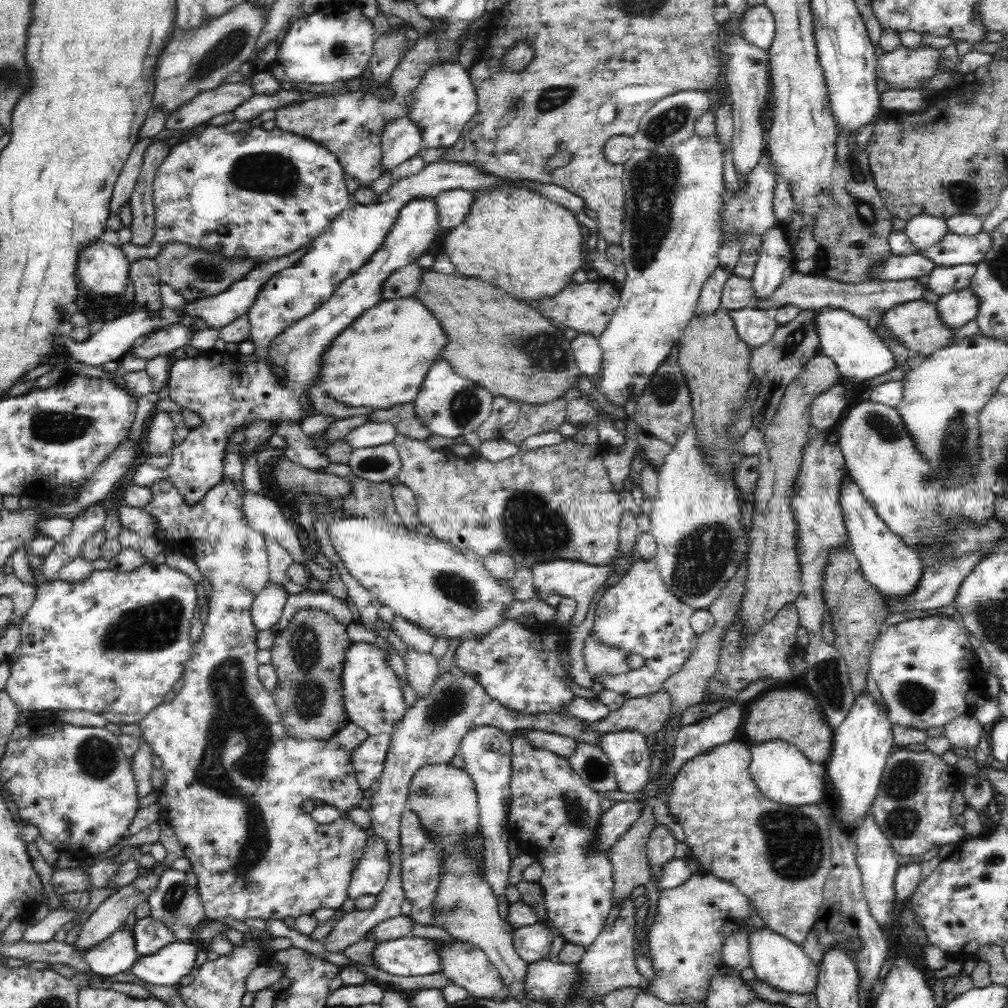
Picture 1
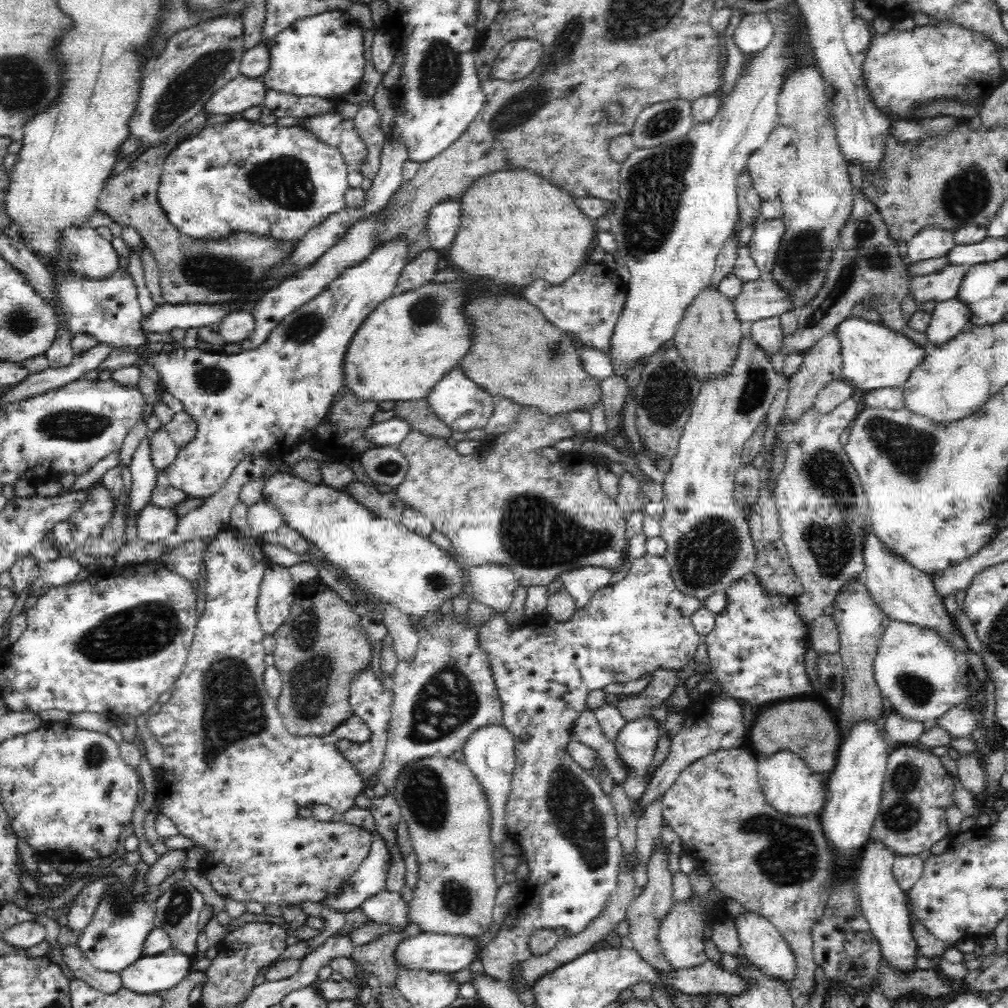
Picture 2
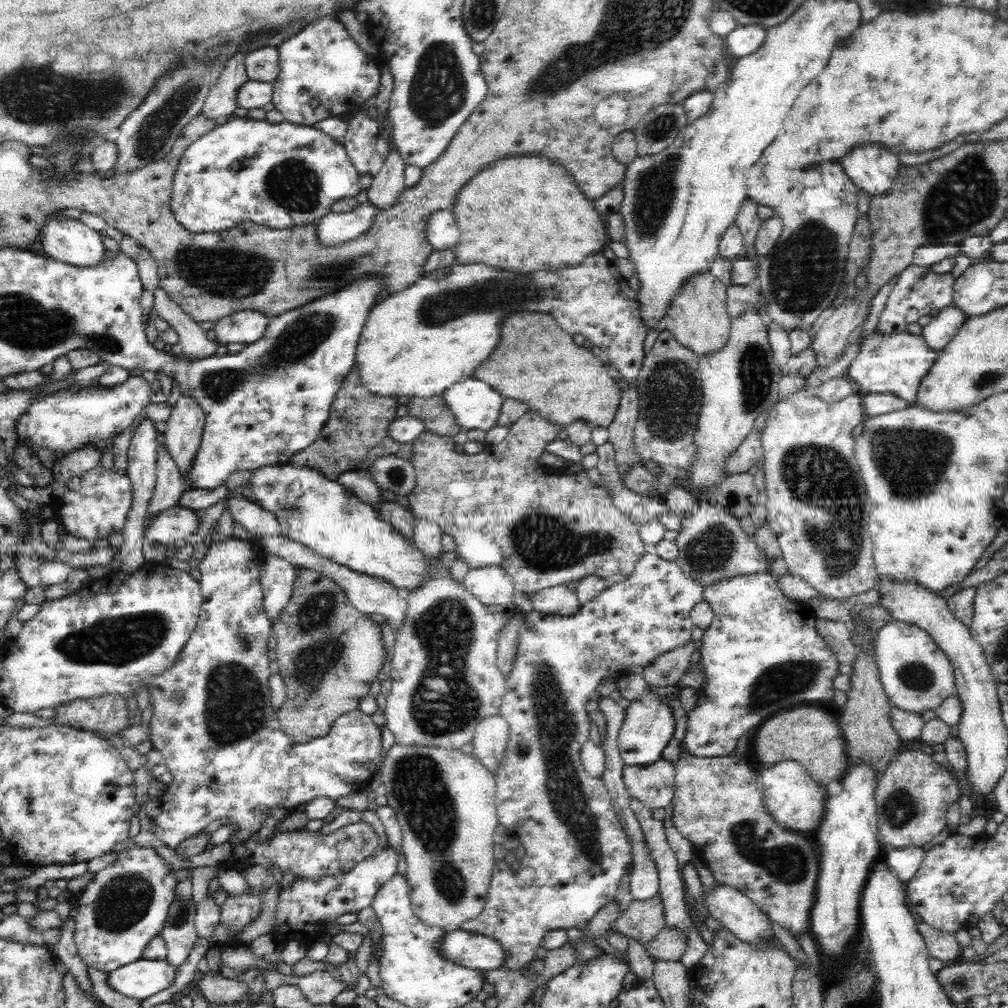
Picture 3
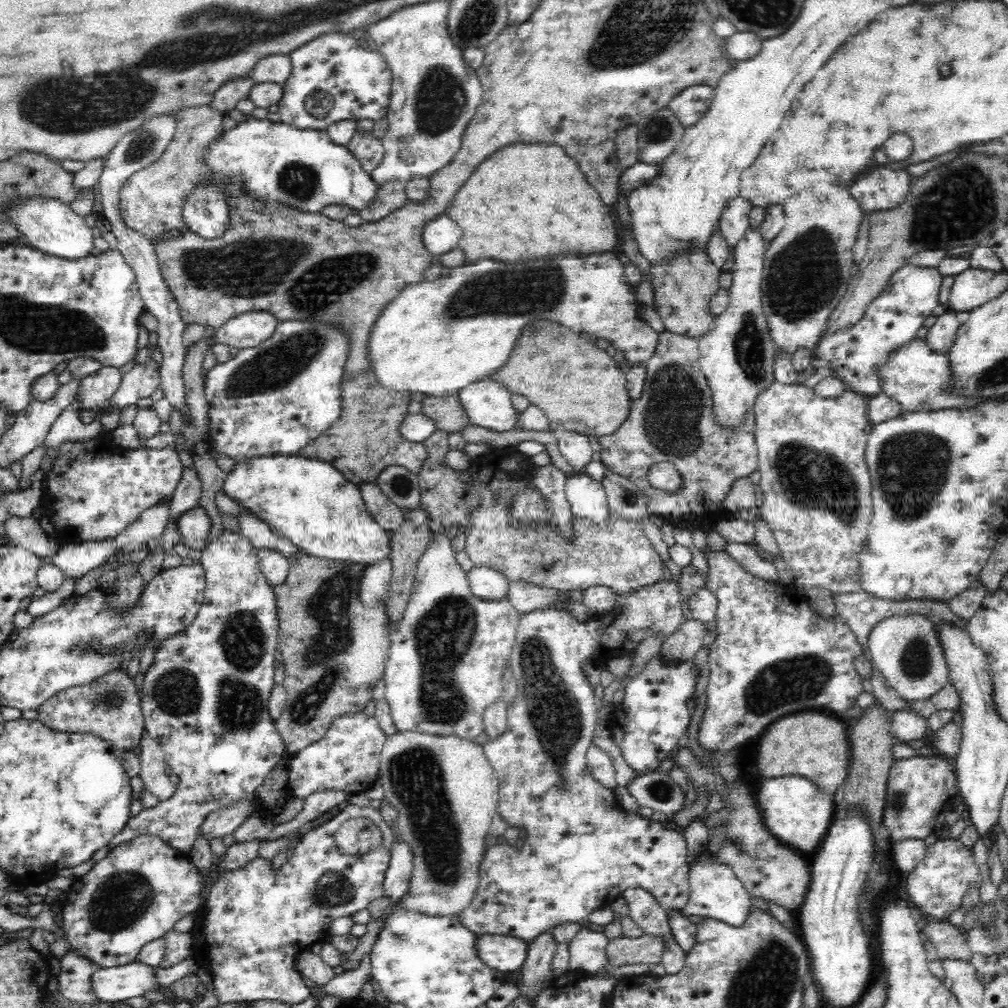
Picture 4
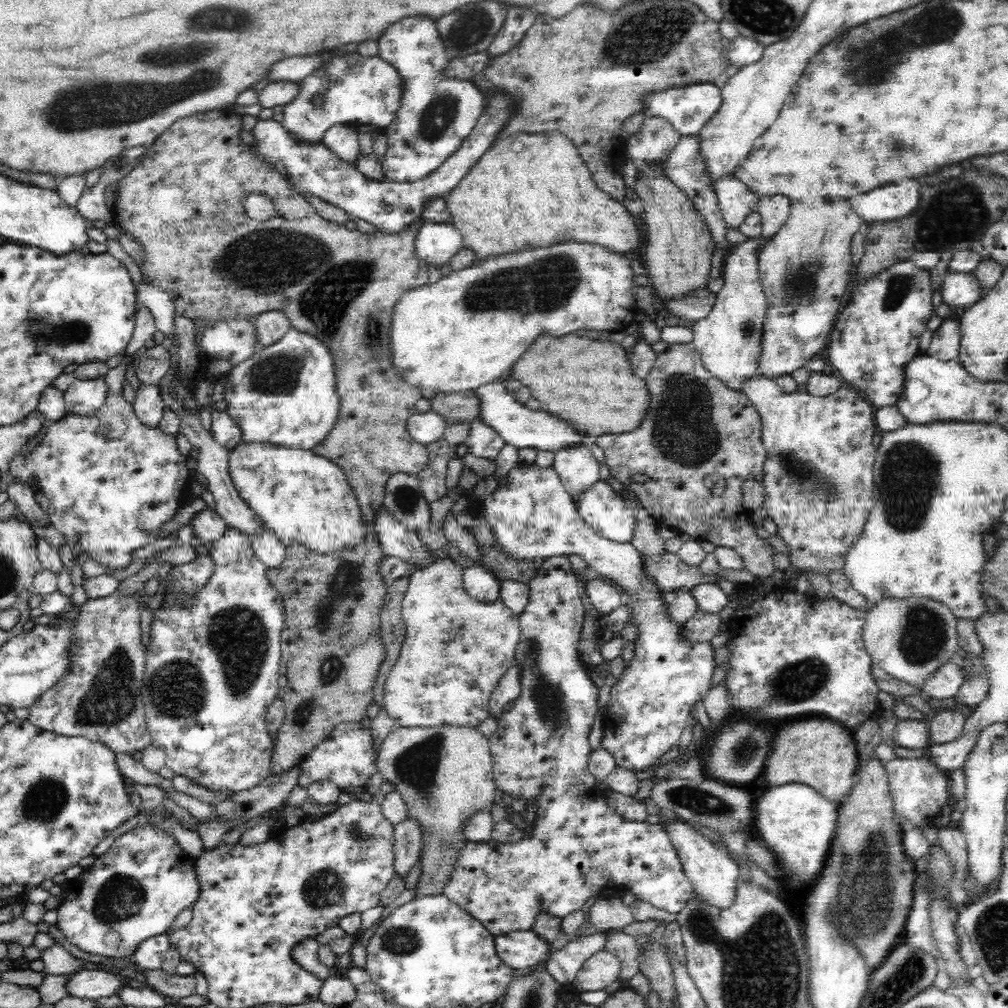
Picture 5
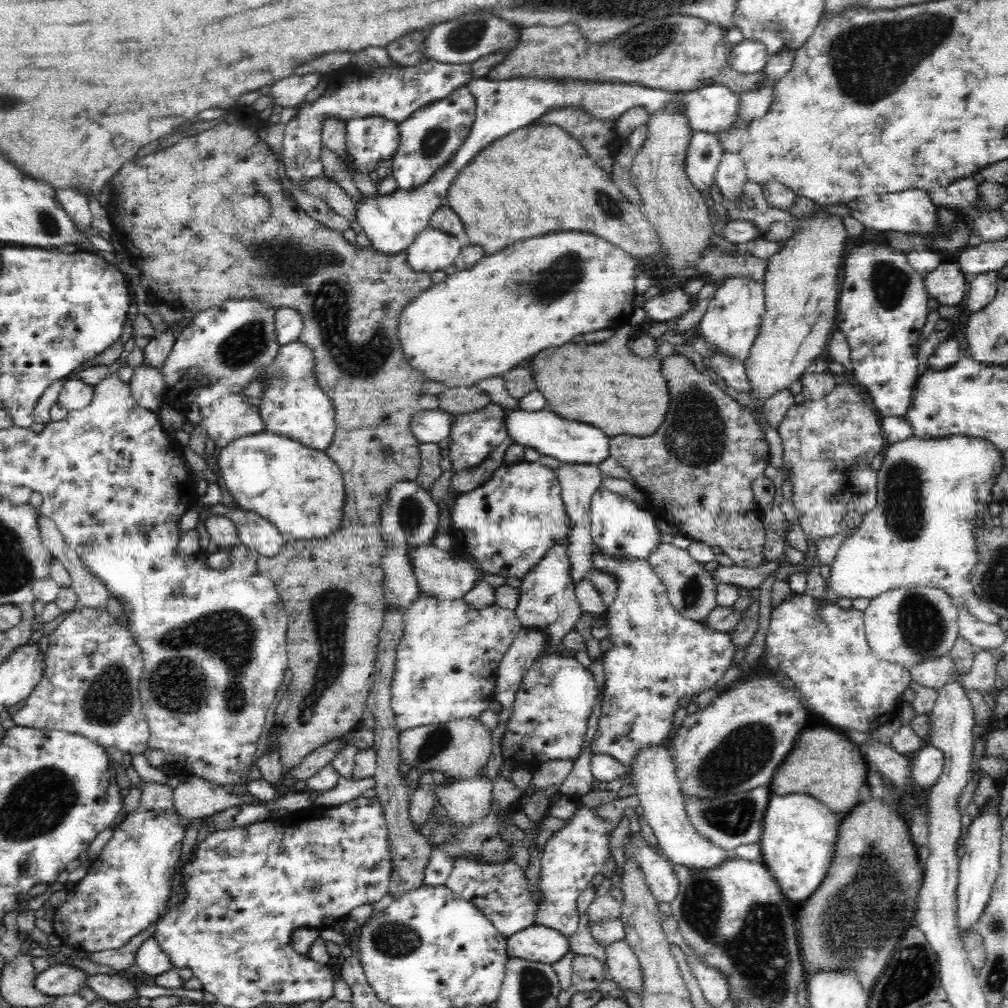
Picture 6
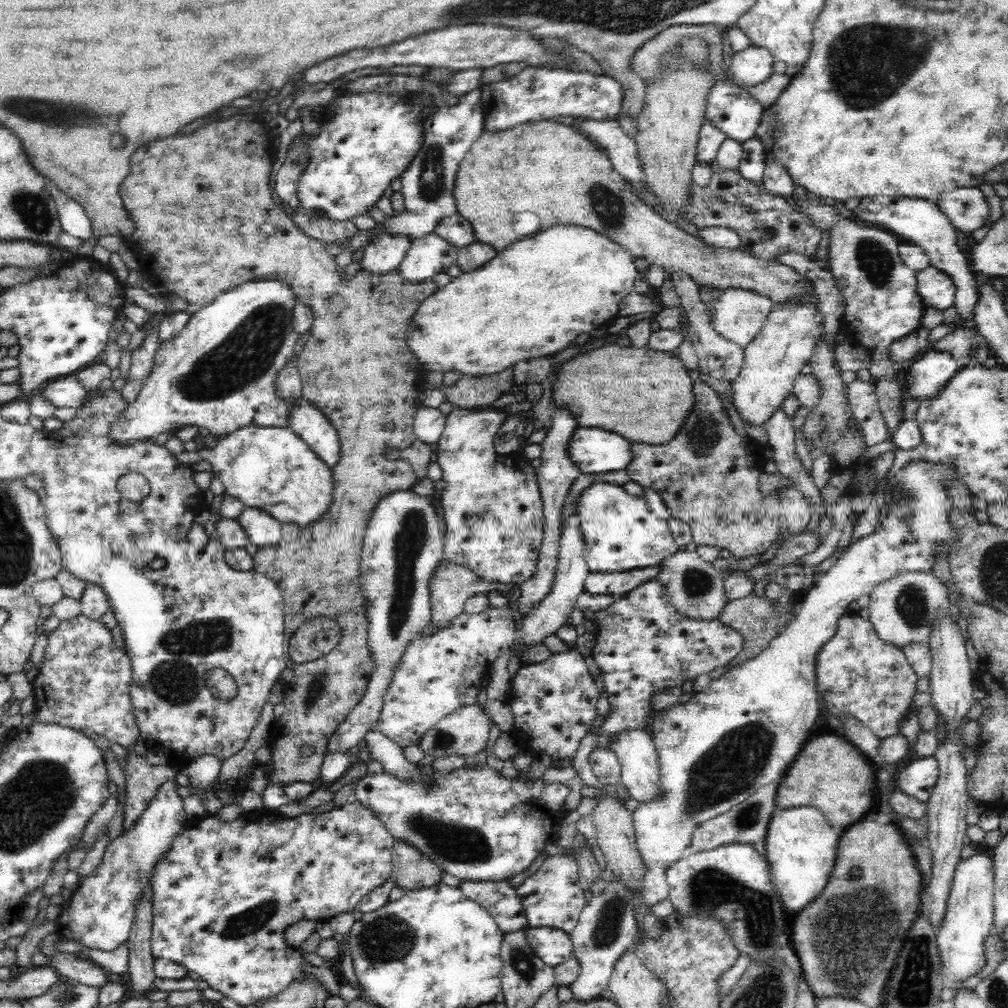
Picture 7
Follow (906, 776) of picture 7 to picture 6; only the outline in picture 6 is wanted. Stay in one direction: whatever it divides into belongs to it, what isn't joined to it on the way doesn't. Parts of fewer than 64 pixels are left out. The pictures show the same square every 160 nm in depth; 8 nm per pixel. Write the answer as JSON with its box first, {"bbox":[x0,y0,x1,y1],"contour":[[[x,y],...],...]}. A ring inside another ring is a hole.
{"bbox":[911,742,945,790],"contour":[[[928,742],[919,750],[911,766],[916,785],[922,790],[928,790],[936,785],[940,776],[944,774],[945,756],[935,746]]]}

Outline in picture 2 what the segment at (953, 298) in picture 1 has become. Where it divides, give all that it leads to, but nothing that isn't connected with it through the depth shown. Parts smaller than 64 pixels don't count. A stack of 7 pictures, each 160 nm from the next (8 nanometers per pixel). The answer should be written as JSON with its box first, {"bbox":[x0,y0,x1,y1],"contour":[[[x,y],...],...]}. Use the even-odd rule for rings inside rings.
{"bbox":[926,299,972,346],"contour":[[[948,299],[936,304],[936,309],[931,313],[931,322],[926,332],[928,344],[934,346],[941,346],[943,343],[954,339],[958,334],[962,333],[965,324],[971,321],[972,314],[969,313],[968,306],[964,305],[960,299]]]}

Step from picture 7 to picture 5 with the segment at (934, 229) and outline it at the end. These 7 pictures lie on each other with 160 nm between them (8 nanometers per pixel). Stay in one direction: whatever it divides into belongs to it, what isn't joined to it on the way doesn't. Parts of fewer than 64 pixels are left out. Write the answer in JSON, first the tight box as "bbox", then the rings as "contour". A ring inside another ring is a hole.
{"bbox":[850,178,922,222],"contour":[[[901,178],[898,182],[852,196],[850,204],[863,222],[896,221],[914,213],[919,205],[922,182],[918,182],[917,179]]]}

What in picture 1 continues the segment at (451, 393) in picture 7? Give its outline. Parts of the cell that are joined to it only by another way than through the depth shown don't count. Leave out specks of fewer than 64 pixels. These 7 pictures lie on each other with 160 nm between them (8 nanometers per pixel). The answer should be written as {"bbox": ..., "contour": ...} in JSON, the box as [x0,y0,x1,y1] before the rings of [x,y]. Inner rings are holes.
{"bbox":[368,402,431,440],"contour":[[[409,402],[389,409],[373,411],[368,415],[368,420],[379,423],[390,422],[396,428],[397,434],[406,436],[411,440],[426,440],[431,435],[427,426],[420,422],[415,413],[414,403]]]}

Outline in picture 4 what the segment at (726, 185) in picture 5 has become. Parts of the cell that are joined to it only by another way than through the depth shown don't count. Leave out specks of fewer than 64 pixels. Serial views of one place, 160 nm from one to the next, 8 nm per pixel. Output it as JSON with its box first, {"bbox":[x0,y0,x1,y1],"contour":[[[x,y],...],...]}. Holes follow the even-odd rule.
{"bbox":[718,194,752,252],"contour":[[[740,194],[736,198],[730,199],[723,210],[718,230],[722,233],[730,252],[734,250],[737,242],[745,235],[750,226],[749,214],[752,207],[752,203]]]}

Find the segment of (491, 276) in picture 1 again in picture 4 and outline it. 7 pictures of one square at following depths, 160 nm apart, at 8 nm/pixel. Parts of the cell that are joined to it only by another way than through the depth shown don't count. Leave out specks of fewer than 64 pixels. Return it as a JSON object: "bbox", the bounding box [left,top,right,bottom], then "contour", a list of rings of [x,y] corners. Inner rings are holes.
{"bbox":[445,142,618,264],"contour":[[[528,142],[513,143],[510,146],[501,147],[494,151],[484,162],[481,162],[475,171],[469,175],[468,180],[457,190],[452,204],[445,210],[448,216],[460,227],[462,236],[458,248],[464,255],[464,264],[475,263],[480,258],[496,258],[502,262],[528,262],[536,258],[556,258],[556,254],[589,254],[604,253],[612,251],[612,246],[618,244],[618,236],[614,232],[616,224],[608,212],[608,208],[600,199],[600,195],[590,186],[587,179],[584,178],[583,171],[576,165],[573,158],[564,153],[563,147],[556,144],[528,144]]]}

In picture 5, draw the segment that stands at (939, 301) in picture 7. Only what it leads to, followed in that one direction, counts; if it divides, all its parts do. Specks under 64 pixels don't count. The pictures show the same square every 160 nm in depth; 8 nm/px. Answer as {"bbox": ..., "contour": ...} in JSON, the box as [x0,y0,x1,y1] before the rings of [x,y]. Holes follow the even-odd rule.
{"bbox":[940,272,987,309],"contour":[[[945,272],[940,287],[943,304],[957,309],[980,302],[987,293],[973,273]]]}

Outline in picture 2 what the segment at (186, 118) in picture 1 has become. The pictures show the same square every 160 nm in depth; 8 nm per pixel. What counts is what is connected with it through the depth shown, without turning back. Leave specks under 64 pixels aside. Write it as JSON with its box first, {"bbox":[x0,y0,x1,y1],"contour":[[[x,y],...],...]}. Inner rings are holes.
{"bbox":[202,74,267,118],"contour":[[[242,74],[222,87],[204,104],[202,113],[206,118],[220,114],[230,116],[250,106],[261,105],[267,90],[262,80],[246,78]]]}

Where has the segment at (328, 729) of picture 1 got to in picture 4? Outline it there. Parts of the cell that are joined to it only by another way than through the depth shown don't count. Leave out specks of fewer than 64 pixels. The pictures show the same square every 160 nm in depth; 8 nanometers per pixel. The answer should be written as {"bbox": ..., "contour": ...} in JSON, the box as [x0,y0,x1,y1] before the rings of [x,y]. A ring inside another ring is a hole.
{"bbox":[268,550,391,754],"contour":[[[300,550],[289,559],[289,569],[288,578],[273,588],[279,622],[276,646],[282,653],[281,666],[286,678],[283,684],[272,685],[268,708],[287,752],[292,754],[324,738],[335,718],[346,713],[362,712],[366,704],[373,700],[376,682],[385,673],[391,640],[385,605],[376,603],[365,607],[359,601],[359,584],[364,566],[350,561],[316,558]]]}

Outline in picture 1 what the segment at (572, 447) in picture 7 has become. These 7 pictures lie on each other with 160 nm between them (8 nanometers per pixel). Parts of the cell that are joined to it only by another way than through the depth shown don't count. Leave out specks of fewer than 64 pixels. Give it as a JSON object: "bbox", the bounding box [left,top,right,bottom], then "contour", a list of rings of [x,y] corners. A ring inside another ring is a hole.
{"bbox":[412,358,494,439],"contour":[[[440,358],[431,366],[412,403],[420,422],[427,426],[432,435],[456,439],[475,432],[490,416],[494,397],[488,389],[455,374],[451,365]]]}

